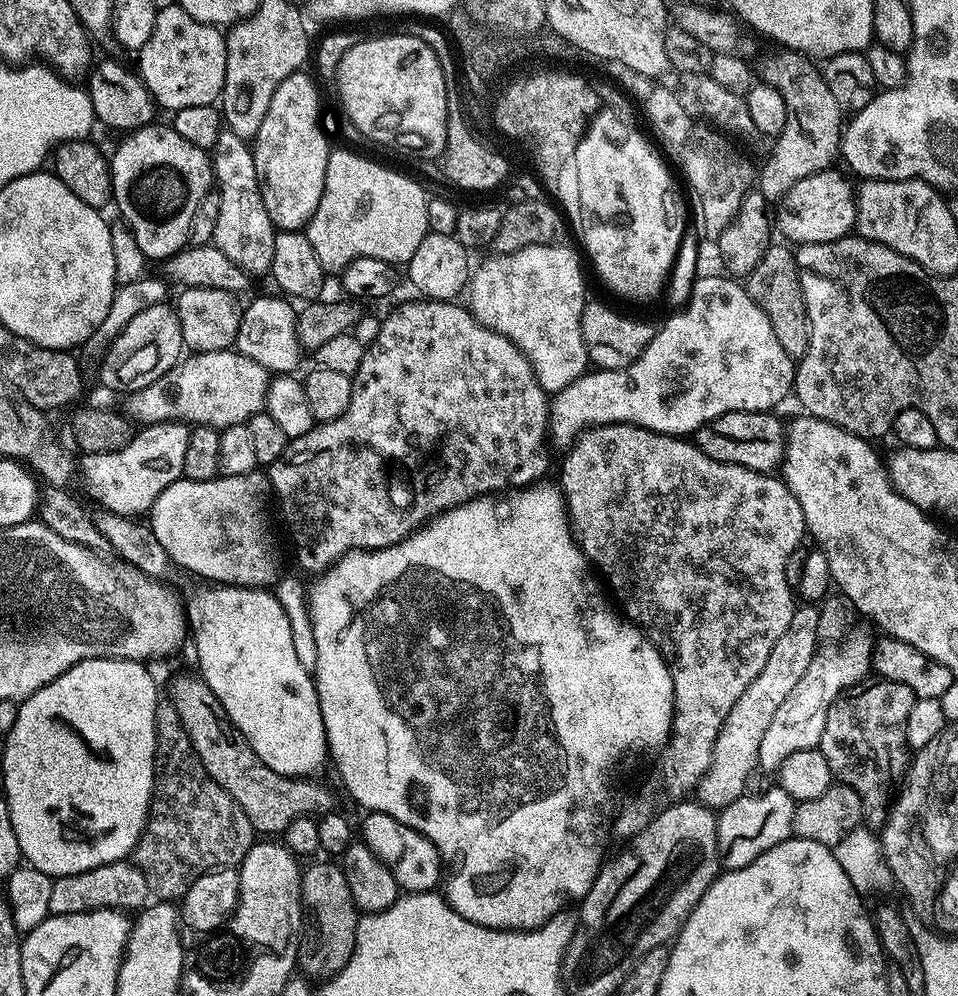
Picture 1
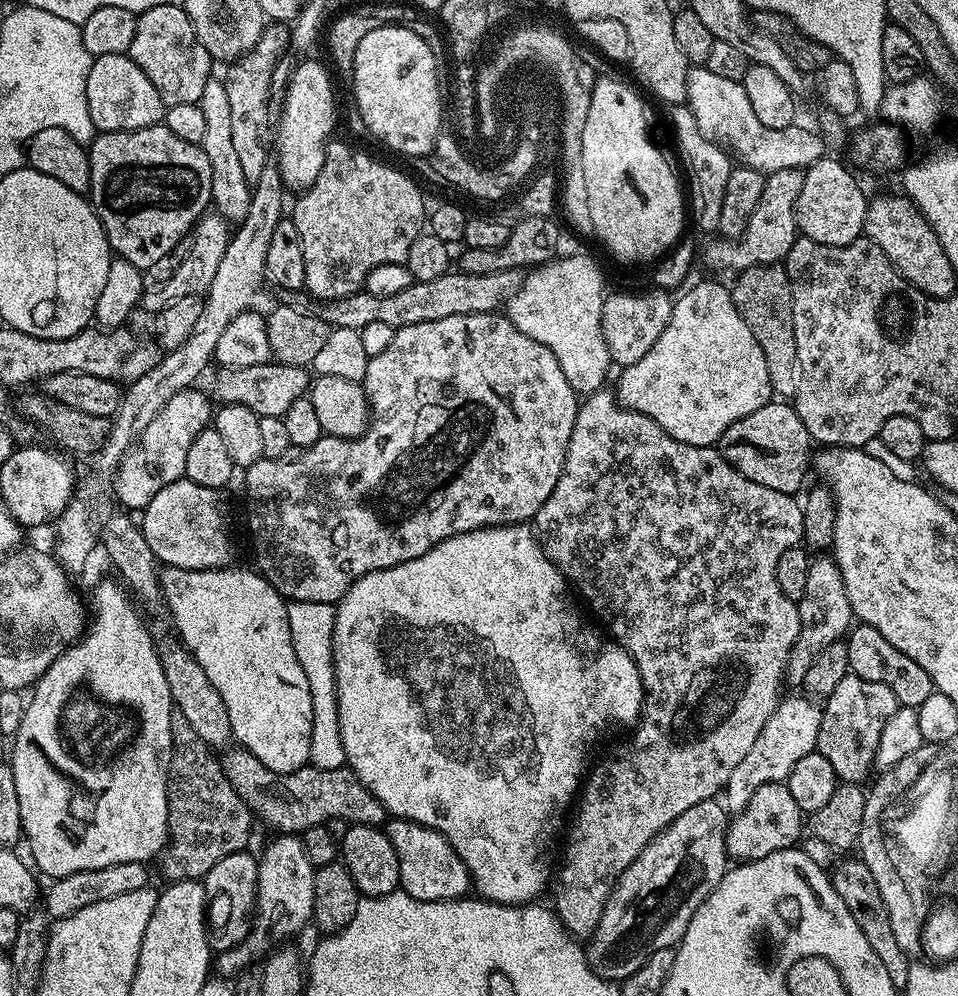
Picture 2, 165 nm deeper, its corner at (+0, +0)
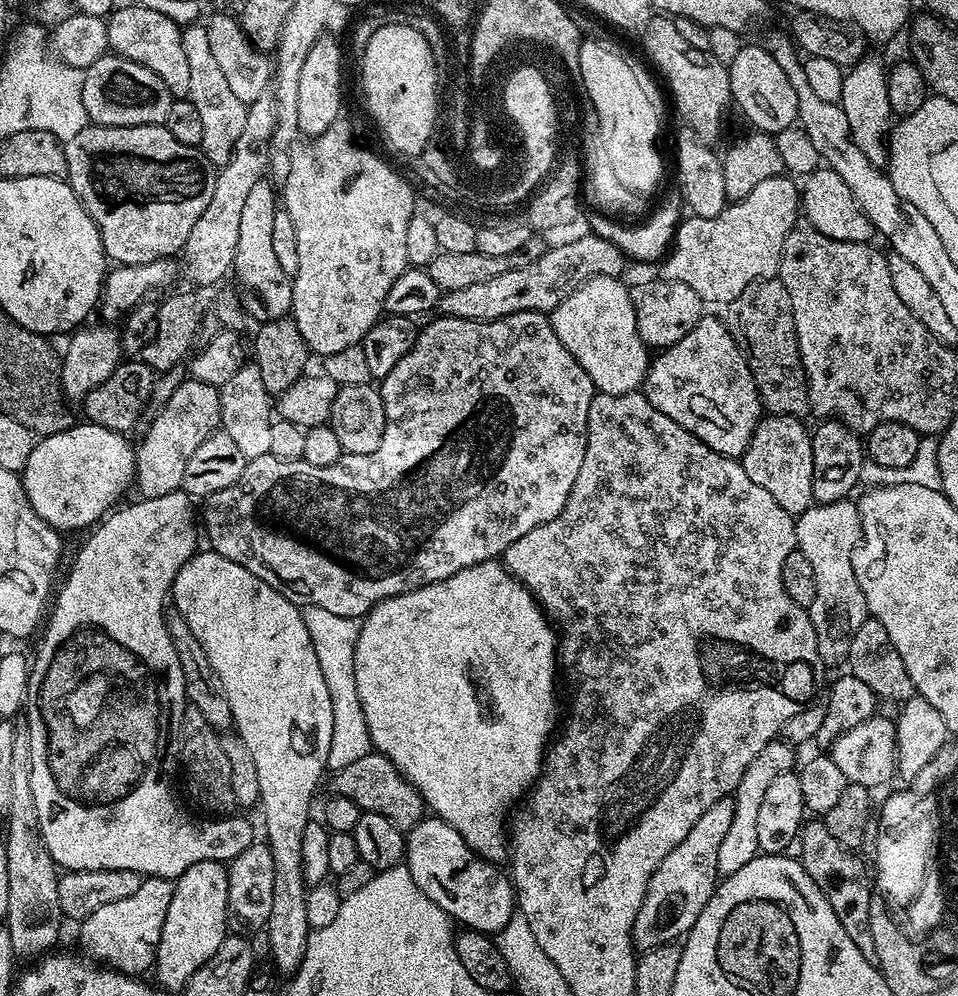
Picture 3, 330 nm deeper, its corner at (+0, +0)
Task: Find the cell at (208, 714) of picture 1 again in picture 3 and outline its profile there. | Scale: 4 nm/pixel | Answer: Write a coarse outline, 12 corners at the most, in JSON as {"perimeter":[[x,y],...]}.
{"perimeter":[[381,752],[331,773],[331,791],[401,830],[426,816]]}

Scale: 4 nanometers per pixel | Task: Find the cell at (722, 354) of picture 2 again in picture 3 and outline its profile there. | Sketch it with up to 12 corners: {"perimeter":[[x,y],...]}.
{"perimeter":[[701,316],[644,375],[644,397],[723,456],[762,405],[723,319]]}

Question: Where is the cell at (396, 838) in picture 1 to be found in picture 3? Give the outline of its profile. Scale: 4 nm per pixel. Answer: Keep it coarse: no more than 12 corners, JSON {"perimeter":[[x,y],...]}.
{"perimeter":[[445,820],[407,829],[418,890],[485,934],[514,915],[511,879]]}

